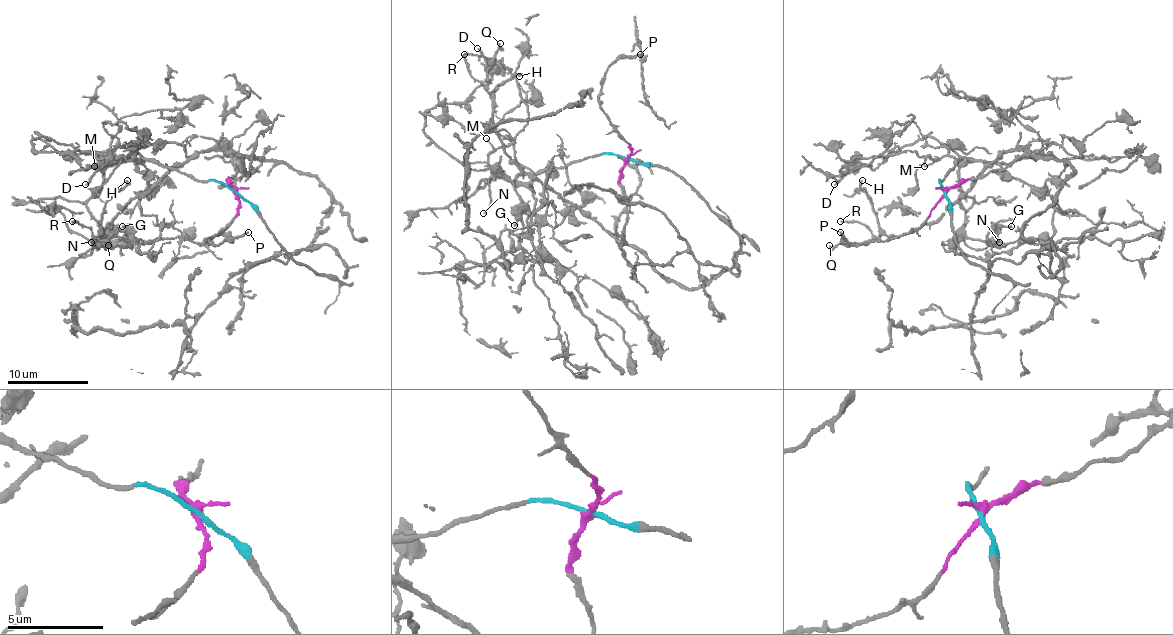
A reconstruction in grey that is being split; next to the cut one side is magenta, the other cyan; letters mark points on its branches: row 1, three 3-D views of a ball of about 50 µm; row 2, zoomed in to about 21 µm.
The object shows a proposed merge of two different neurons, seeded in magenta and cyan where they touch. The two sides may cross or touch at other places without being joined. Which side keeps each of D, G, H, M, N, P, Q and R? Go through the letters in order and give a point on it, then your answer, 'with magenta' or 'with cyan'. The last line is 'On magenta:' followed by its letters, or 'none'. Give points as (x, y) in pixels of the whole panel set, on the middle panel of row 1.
D: (477, 48) | with cyan
G: (514, 225) | with cyan
H: (519, 76) | with magenta
M: (486, 138) | with cyan
N: (483, 213) | with cyan
P: (640, 54) | with magenta
Q: (500, 43) | with magenta
R: (464, 54) | with magenta
On magenta: H, P, Q, R

